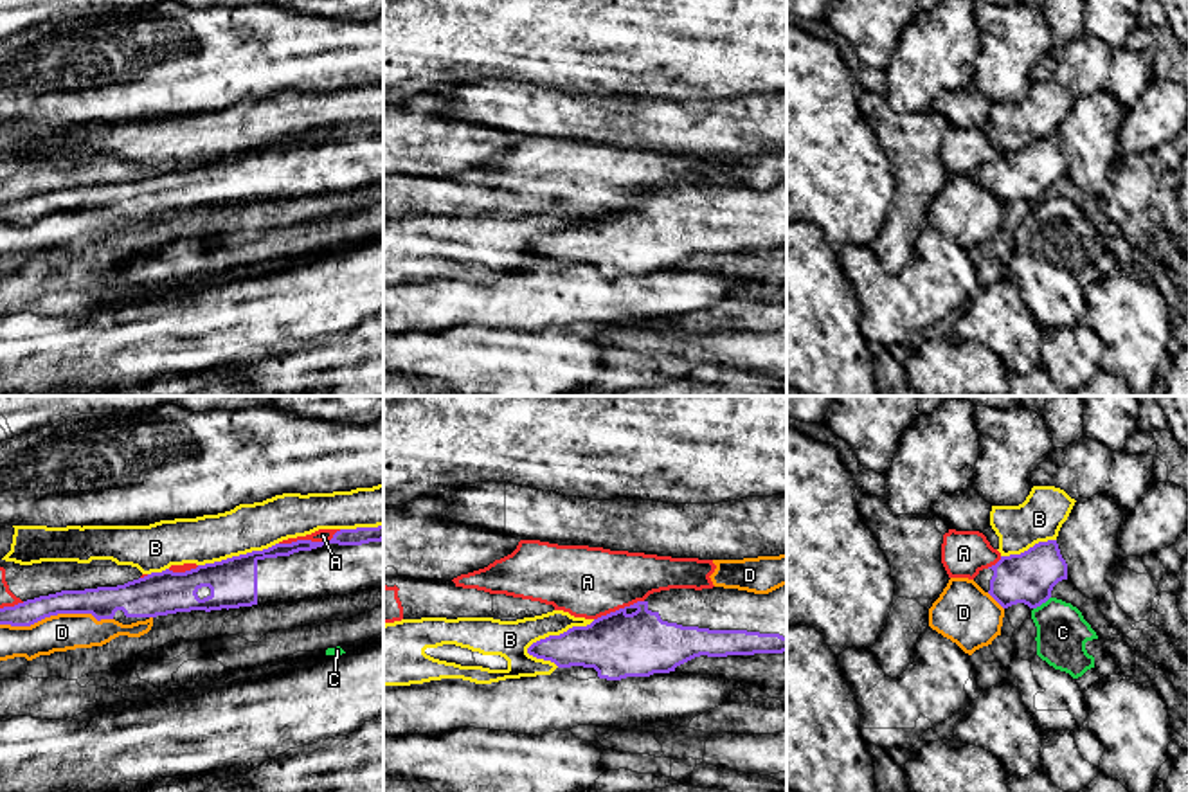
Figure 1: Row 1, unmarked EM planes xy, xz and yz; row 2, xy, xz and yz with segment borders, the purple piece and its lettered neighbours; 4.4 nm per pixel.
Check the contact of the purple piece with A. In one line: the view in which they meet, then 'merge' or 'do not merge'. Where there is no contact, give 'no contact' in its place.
meets purple in xy; do not merge

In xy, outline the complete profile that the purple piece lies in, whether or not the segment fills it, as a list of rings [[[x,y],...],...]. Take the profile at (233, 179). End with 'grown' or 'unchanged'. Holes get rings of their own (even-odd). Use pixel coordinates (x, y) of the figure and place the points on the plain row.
[[[383,122],[340,126],[328,139],[297,137],[198,162],[185,169],[151,169],[117,184],[61,187],[0,205],[0,221],[31,223],[58,211],[92,211],[122,221],[191,207],[221,207],[265,200],[347,193],[383,184]]] | grown

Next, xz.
[[[787,182],[769,191],[724,184],[661,187],[527,245],[558,265],[594,265],[607,277],[670,270],[700,252],[783,248]]] | grown

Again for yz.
[[[1057,137],[1039,139],[1021,151],[1001,153],[974,175],[1003,205],[1017,200],[1037,205],[1062,176],[1067,176],[1067,160]]] | grown

